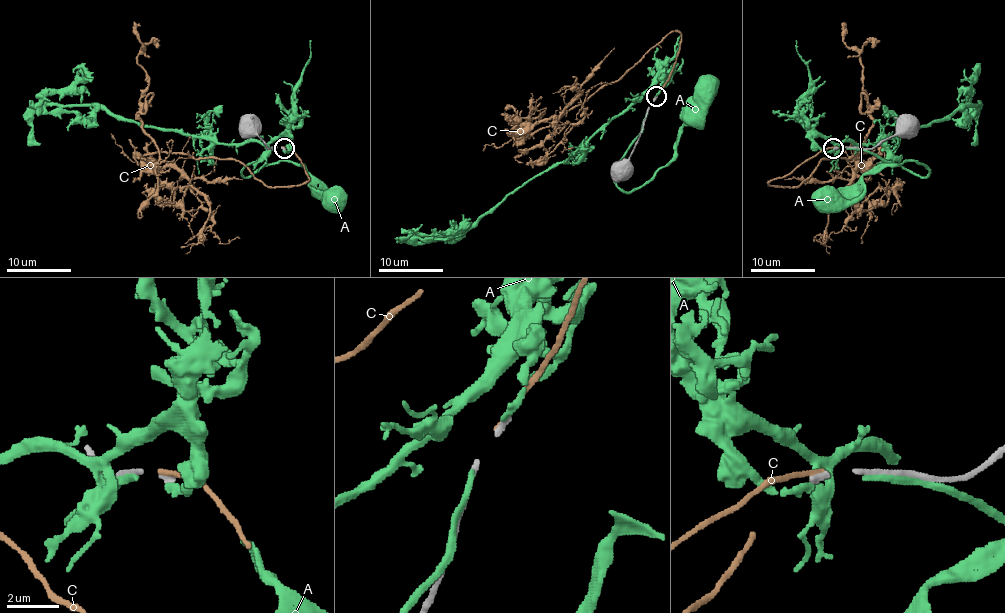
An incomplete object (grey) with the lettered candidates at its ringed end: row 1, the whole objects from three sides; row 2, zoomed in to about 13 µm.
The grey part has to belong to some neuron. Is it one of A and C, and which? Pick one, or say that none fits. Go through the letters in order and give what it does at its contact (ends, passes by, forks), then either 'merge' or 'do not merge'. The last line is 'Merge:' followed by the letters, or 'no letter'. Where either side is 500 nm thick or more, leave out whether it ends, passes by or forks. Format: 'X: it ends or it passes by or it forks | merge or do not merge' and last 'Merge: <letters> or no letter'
A: it ends | do not merge
C: it ends | do not merge
Merge: no letter

